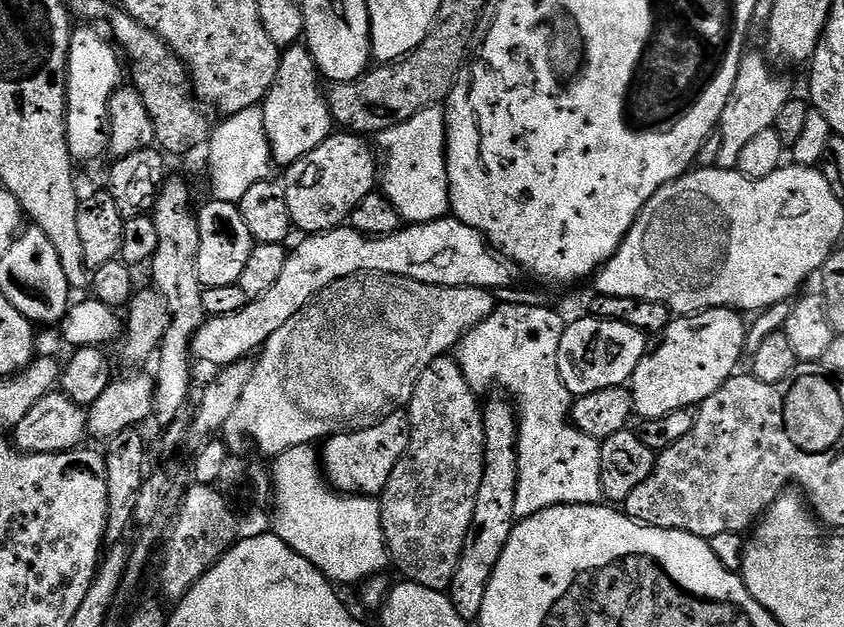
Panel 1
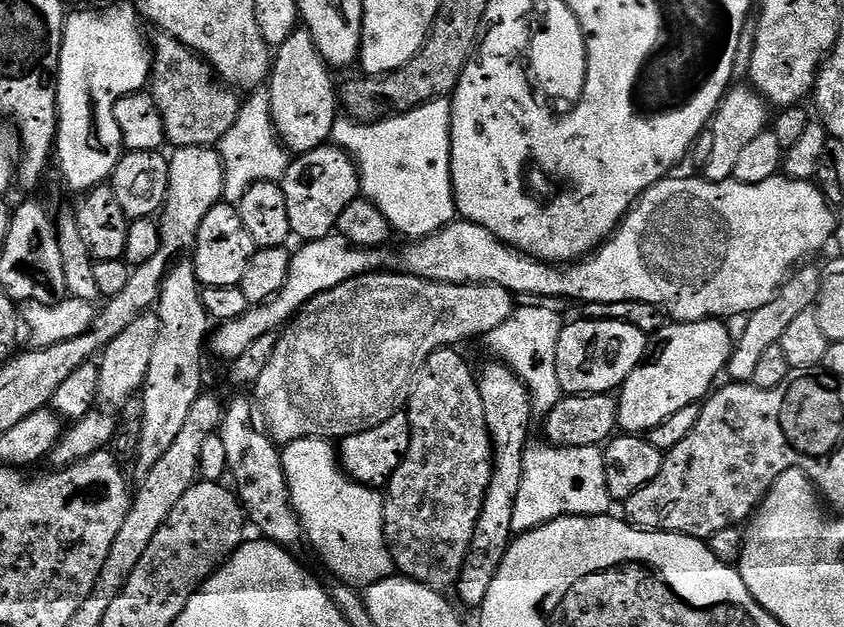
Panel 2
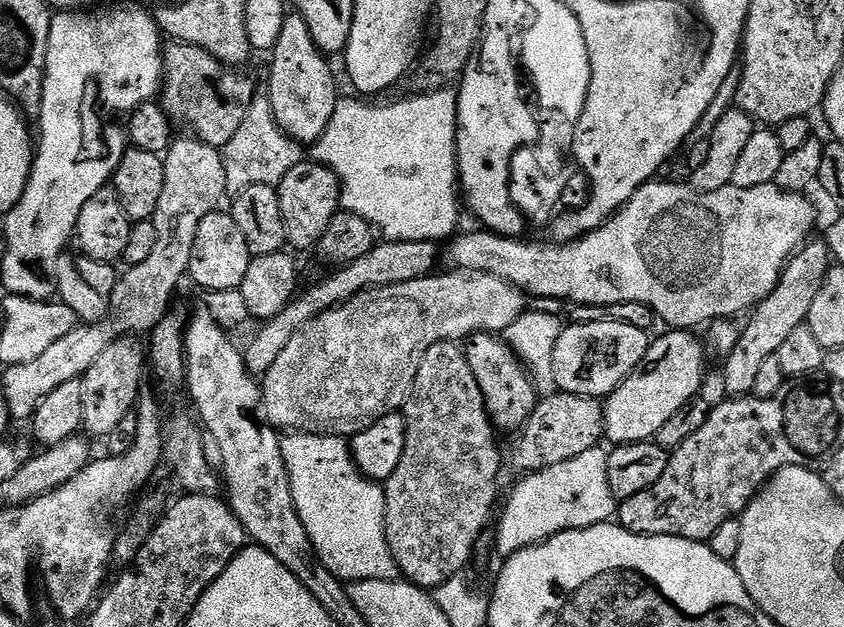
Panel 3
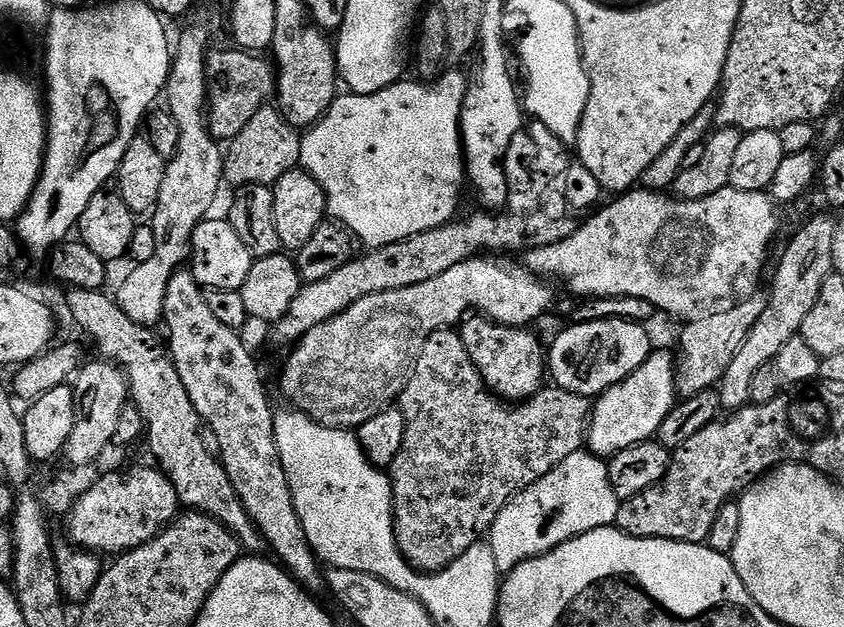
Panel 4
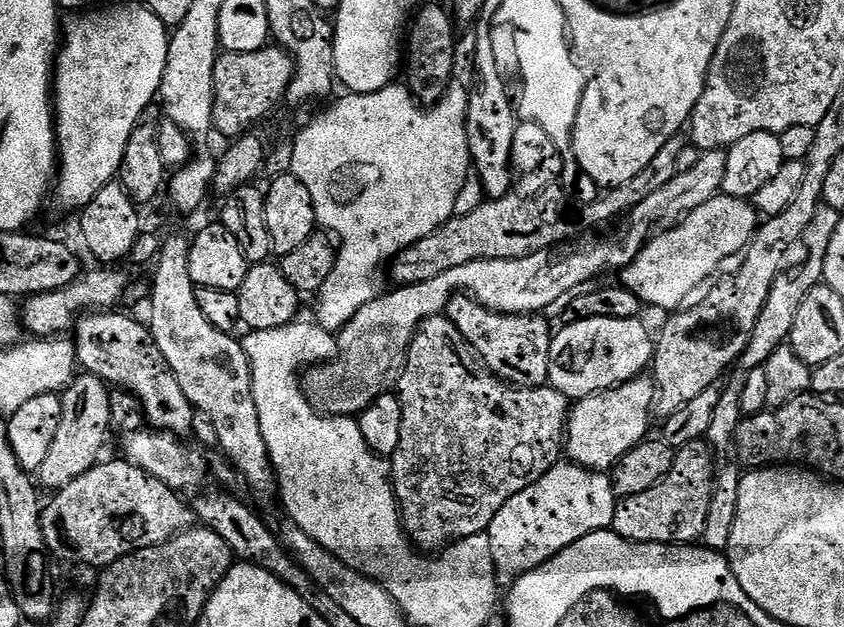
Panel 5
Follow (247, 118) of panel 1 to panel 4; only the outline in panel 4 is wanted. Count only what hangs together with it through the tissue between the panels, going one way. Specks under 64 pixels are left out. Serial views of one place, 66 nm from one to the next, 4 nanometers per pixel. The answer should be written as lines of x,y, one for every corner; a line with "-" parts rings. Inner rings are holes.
272,104
258,110
235,139
229,141
224,159
224,178
231,187
246,185
274,186
278,178
299,167
301,158
301,133
286,121

